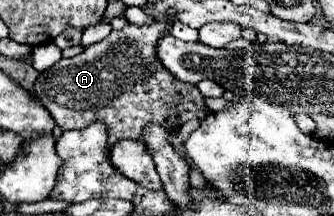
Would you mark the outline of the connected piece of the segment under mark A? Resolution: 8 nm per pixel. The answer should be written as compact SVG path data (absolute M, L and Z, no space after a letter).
M154 21L146 27L126 25L120 31L112 31L106 39L90 45L82 55L60 59L40 73L34 85L36 97L62 129L82 129L90 121L104 121L108 125L110 147L120 139L140 141L142 127L148 121L174 131L188 119L204 119L208 109L204 107L204 97L198 87L176 79L156 59L154 45L166 35L170 25L172 21Z

